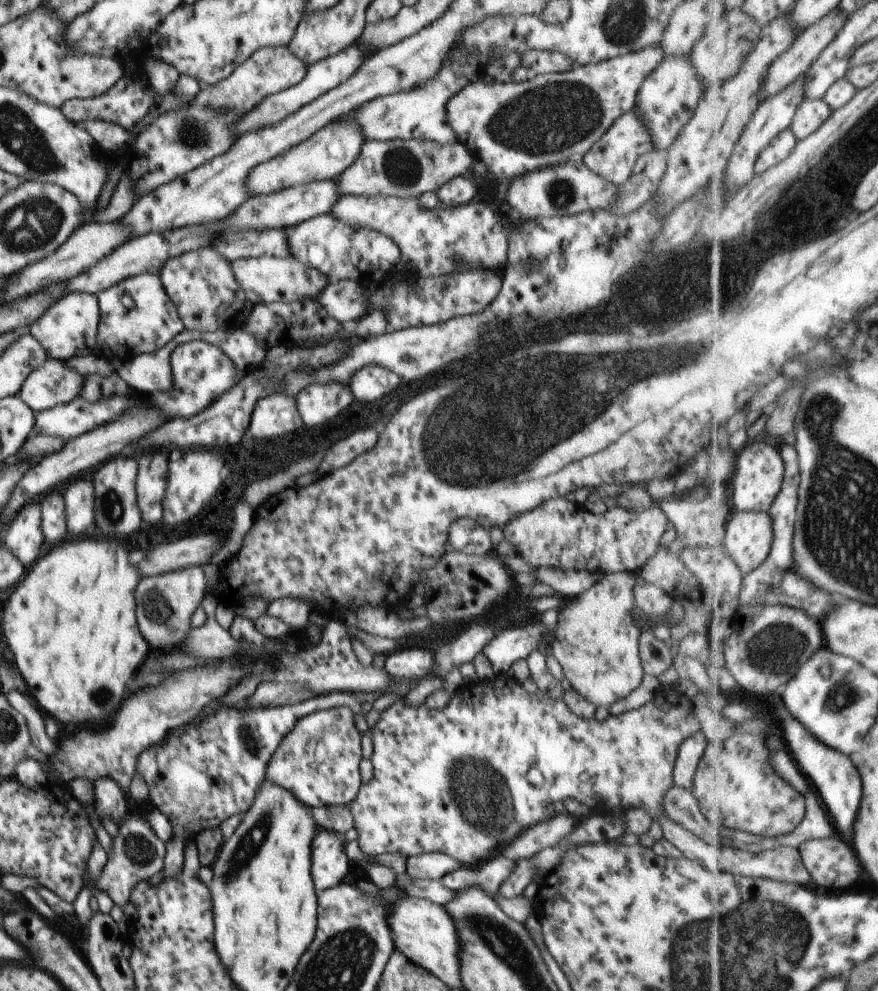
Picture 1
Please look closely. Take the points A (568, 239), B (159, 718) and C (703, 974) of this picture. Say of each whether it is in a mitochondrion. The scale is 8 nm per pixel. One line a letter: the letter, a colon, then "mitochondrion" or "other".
A: other
B: other
C: mitochondrion

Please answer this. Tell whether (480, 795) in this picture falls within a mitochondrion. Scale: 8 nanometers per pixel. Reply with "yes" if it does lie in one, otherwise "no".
yes

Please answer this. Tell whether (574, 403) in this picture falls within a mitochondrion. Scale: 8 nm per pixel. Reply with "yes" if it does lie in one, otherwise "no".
yes

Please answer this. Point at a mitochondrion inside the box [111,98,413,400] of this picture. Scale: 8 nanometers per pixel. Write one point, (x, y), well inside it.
(190, 134)

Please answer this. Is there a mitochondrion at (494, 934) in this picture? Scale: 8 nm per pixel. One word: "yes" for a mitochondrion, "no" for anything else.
yes

